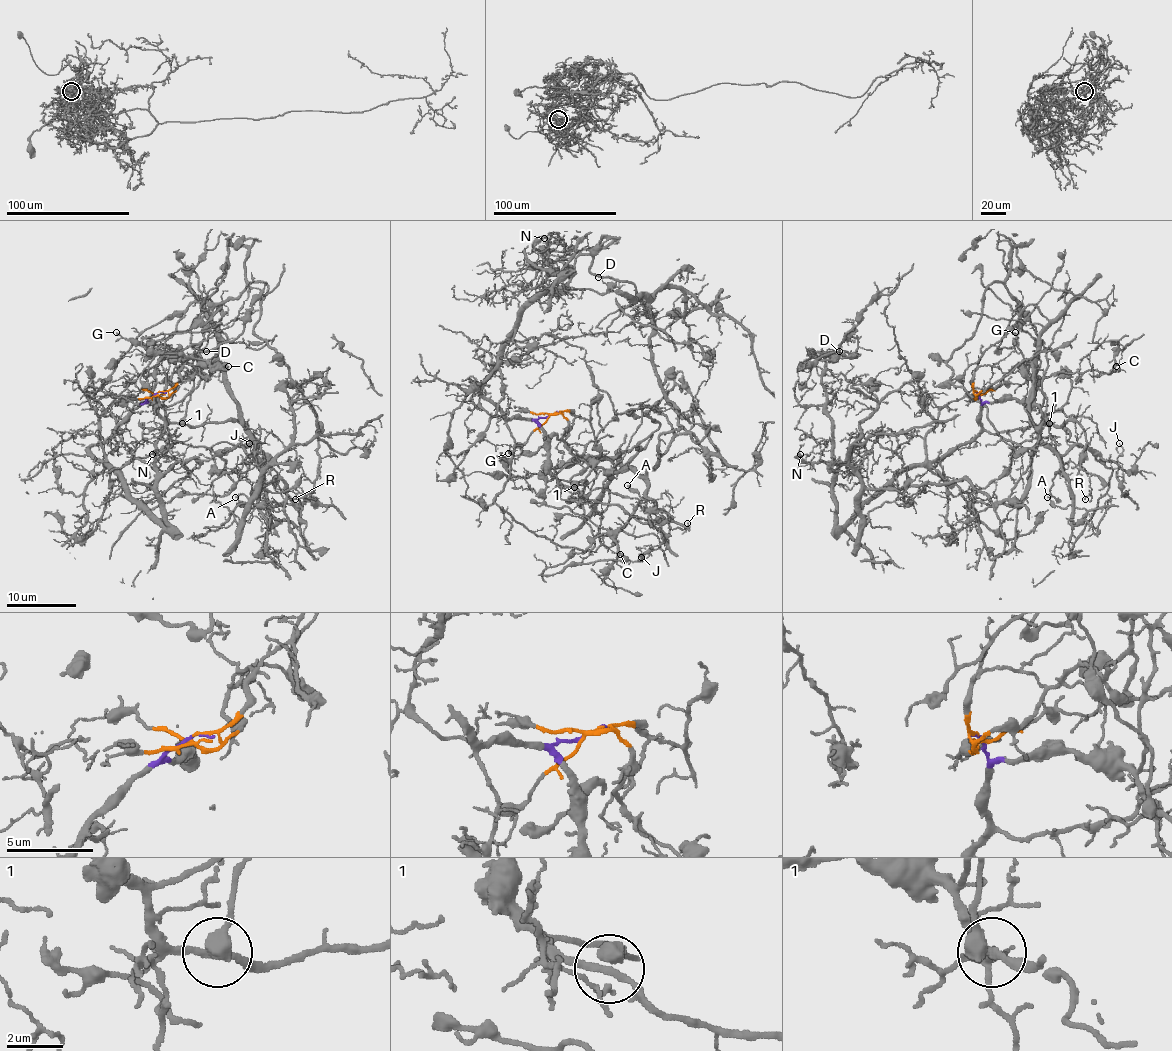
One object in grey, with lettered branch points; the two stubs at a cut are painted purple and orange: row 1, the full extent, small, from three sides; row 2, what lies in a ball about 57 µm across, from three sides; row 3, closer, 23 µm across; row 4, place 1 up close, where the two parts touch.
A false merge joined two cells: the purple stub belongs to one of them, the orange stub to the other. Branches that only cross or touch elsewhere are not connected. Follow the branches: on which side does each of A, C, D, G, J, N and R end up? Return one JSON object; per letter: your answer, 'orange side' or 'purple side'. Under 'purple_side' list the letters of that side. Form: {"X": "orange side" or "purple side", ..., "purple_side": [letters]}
{"A": "orange side", "C": "orange side", "D": "purple side", "G": "orange side", "J": "orange side", "N": "purple side", "R": "purple side", "purple_side": ["D", "N", "R"]}

